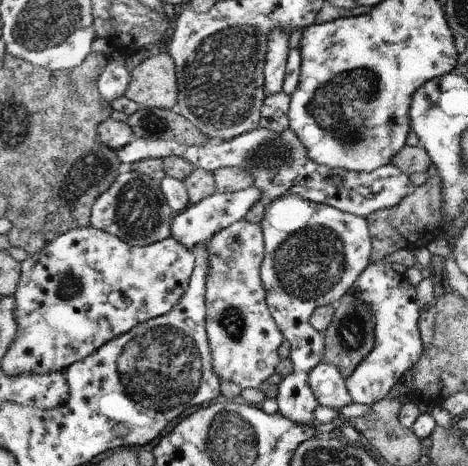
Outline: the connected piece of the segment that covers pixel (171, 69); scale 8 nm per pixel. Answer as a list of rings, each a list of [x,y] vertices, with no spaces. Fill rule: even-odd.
[[[162,52],[158,56],[144,60],[132,70],[129,88],[125,90],[124,96],[136,101],[140,108],[171,109],[177,103],[179,93],[177,82],[177,69],[173,57],[166,52]]]

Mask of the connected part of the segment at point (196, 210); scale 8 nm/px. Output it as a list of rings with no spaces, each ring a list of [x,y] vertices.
[[[255,184],[233,193],[216,192],[196,204],[189,205],[182,212],[176,213],[172,218],[171,236],[181,242],[182,246],[192,250],[196,245],[209,241],[210,237],[214,236],[219,230],[244,219],[246,213],[262,198],[261,190]]]

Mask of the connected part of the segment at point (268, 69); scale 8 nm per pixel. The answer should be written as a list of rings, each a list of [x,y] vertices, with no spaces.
[[[271,31],[265,58],[265,93],[275,95],[284,89],[286,68],[290,46],[289,34],[286,31]]]

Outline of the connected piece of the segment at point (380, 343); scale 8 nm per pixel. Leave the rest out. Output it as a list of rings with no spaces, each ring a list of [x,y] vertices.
[[[370,263],[365,272],[354,282],[352,290],[375,318],[374,336],[376,344],[372,352],[353,374],[345,379],[353,402],[368,406],[388,397],[392,387],[399,383],[406,370],[412,369],[422,355],[422,339],[418,330],[420,306],[416,299],[416,287],[405,275],[396,272],[391,265]]]

